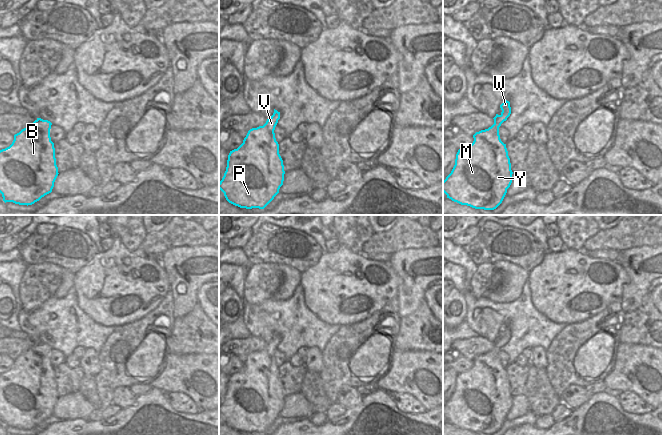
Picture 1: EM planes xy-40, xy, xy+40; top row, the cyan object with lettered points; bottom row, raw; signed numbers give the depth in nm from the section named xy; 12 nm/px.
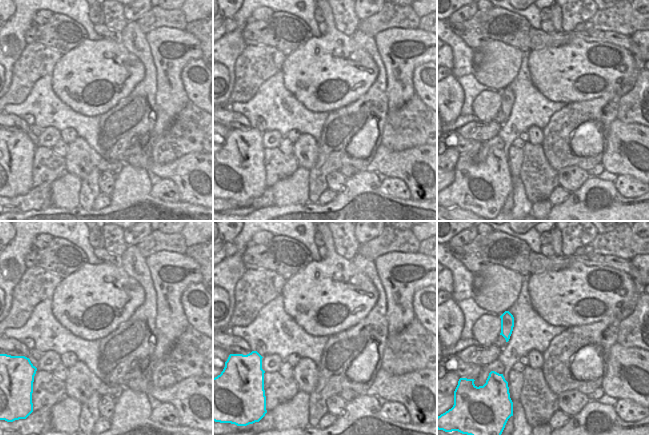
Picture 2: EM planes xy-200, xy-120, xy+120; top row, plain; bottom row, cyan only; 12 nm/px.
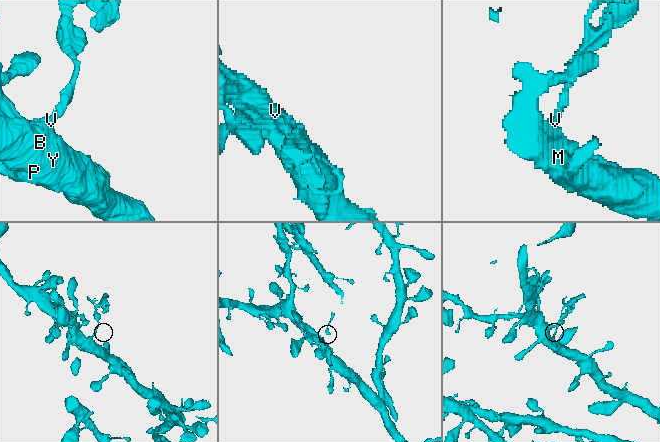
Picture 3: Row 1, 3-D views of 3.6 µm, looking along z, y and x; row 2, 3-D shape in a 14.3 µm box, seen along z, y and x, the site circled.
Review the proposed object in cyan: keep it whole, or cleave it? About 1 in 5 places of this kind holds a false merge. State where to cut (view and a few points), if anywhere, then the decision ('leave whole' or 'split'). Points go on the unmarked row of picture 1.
cut xy+40 (501, 339), (500, 348); split

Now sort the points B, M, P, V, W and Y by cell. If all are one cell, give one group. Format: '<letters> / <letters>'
B M P V Y / W

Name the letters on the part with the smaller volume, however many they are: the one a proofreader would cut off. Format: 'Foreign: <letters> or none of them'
Foreign: W

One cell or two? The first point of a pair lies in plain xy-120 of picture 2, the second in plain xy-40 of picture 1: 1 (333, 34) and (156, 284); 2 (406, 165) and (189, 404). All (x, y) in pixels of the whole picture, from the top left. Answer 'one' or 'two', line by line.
1: one
2: two

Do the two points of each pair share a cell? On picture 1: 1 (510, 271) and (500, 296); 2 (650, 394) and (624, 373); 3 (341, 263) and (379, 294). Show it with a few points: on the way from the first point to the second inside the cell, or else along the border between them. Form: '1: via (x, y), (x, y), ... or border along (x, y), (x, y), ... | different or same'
1: via (510, 277), (510, 286), (506, 290) | same
2: via (644, 389), (630, 376) | same
3: via (347, 273), (360, 286), (369, 286) | same

